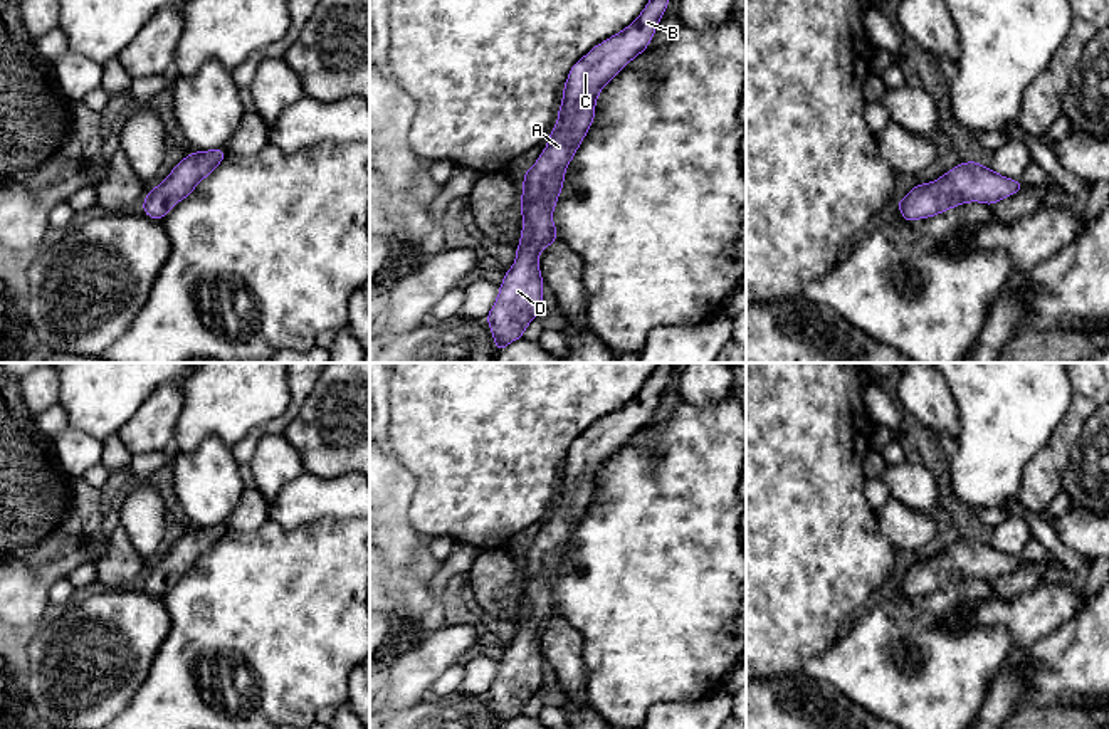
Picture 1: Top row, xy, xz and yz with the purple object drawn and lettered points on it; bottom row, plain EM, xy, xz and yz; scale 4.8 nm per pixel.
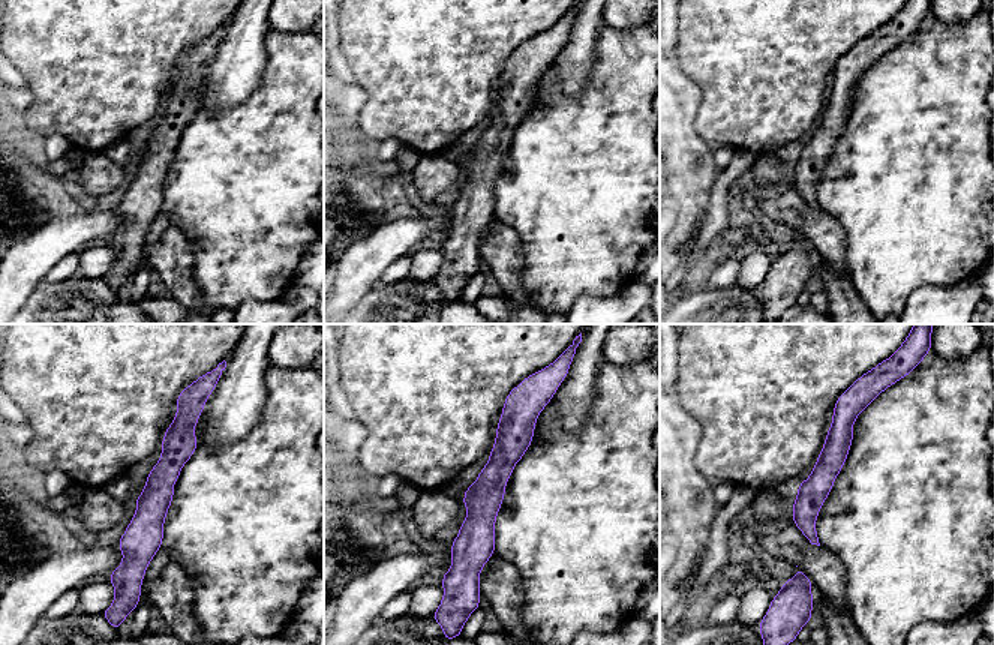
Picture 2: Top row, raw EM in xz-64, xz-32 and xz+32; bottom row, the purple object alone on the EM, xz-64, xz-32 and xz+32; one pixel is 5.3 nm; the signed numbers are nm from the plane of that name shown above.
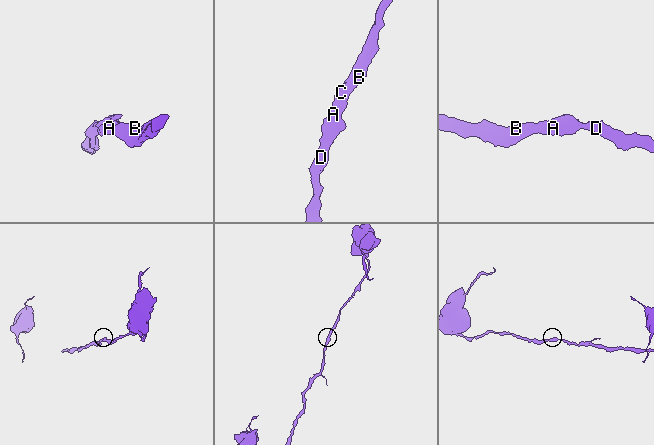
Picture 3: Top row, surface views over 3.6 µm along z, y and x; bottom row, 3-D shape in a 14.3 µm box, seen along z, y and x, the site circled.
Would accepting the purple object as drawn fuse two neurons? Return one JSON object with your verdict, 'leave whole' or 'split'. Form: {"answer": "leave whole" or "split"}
{"answer": "leave whole"}

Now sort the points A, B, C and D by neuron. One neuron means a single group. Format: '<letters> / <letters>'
A B C D

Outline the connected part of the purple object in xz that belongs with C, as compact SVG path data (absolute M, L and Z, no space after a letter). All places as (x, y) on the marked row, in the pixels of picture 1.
M649 0L628 27L597 44L570 69L548 146L524 171L519 205L523 230L514 265L504 272L497 299L486 317L497 353L521 339L541 312L544 297L538 257L558 240L553 210L563 190L565 171L595 119L597 97L608 81L649 47L667 3L669 0Z

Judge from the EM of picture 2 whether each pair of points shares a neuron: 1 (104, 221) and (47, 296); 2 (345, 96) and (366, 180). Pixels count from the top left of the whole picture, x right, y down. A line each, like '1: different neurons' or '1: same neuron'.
1: different neurons
2: same neuron

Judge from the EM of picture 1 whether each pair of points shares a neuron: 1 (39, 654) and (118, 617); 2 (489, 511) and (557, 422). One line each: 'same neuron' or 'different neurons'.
1: same neuron
2: same neuron

